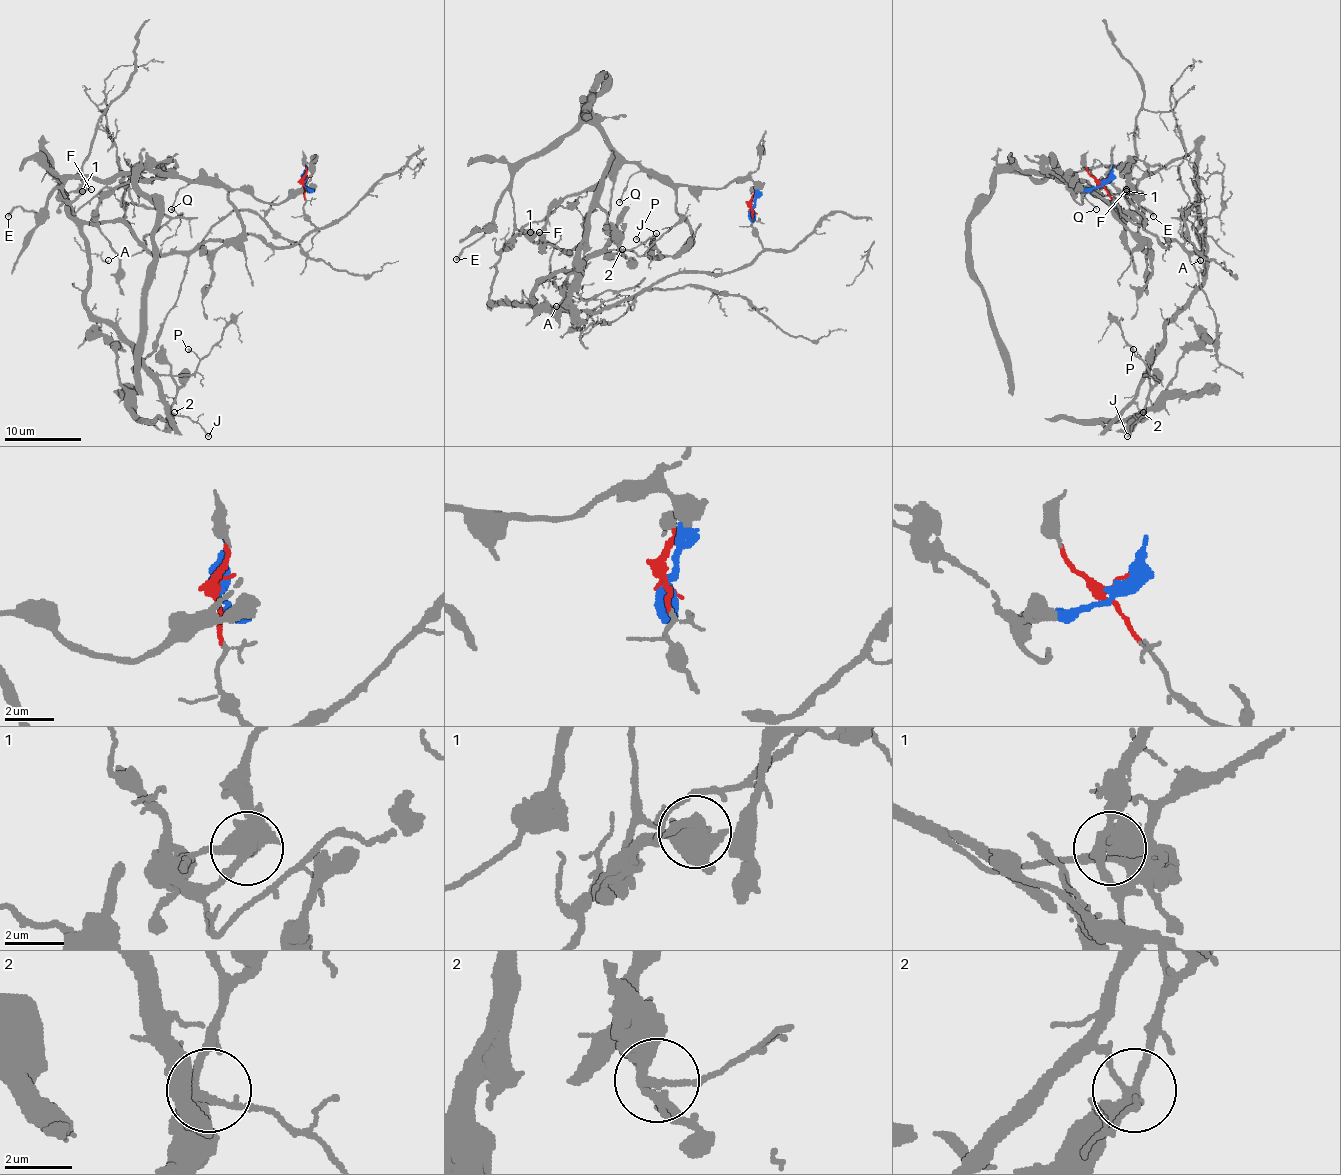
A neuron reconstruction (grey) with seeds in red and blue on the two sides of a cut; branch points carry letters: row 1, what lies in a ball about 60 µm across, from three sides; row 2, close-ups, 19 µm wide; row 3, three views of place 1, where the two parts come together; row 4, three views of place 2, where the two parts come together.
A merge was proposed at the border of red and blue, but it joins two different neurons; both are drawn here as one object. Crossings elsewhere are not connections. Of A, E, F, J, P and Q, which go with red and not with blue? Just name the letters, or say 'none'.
A, J, P

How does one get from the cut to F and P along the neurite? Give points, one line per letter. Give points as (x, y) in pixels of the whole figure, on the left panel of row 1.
F: (304, 181), (304, 193), (277, 204), (143, 170), (105, 179), (70, 177), (63, 185), (65, 197), (91, 189)
P: (304, 181), (315, 227), (287, 246), (155, 254), (84, 225), (86, 306), (155, 373), (193, 373), (187, 350)

